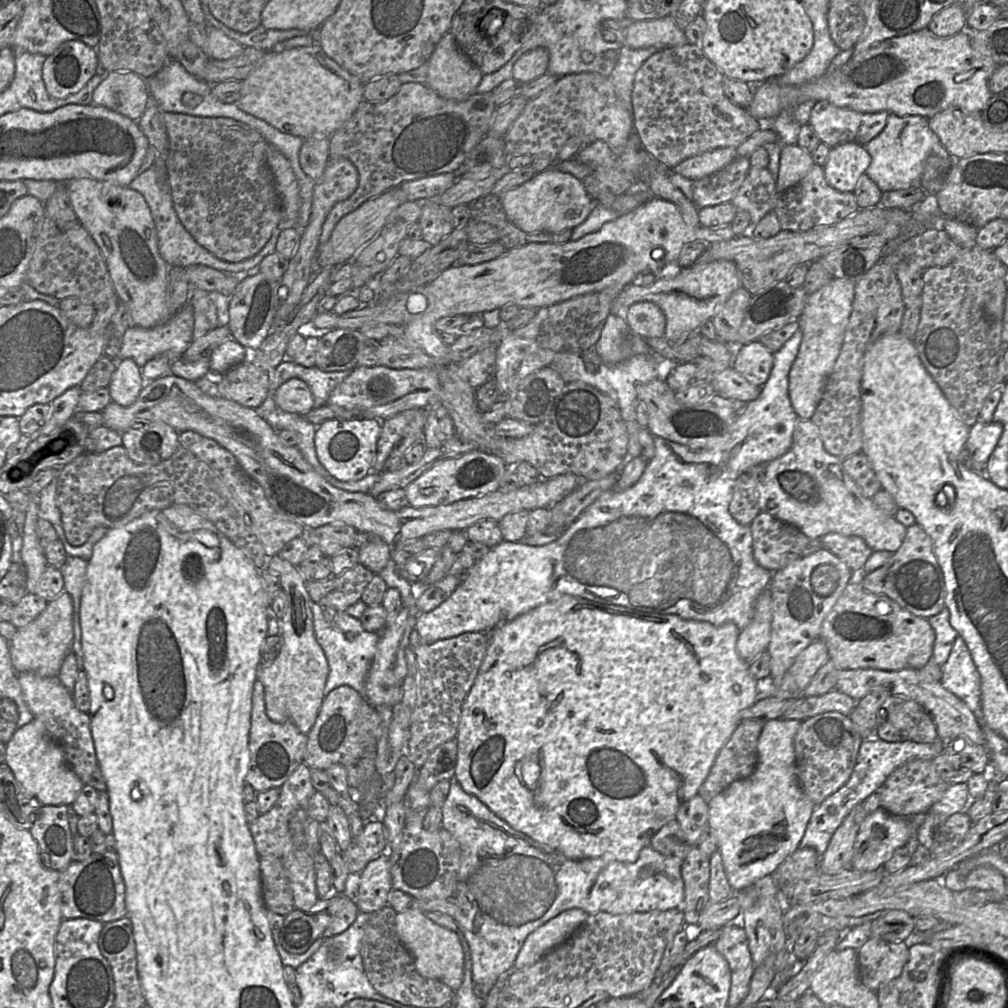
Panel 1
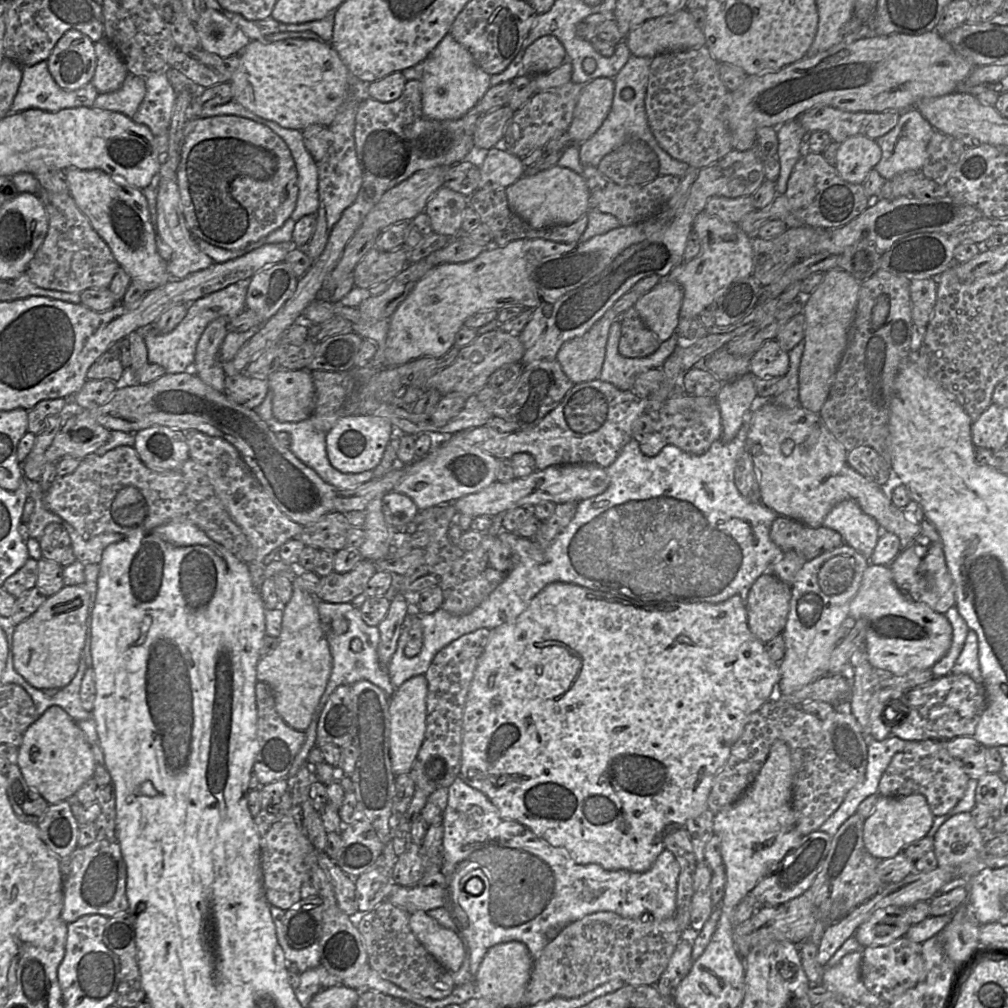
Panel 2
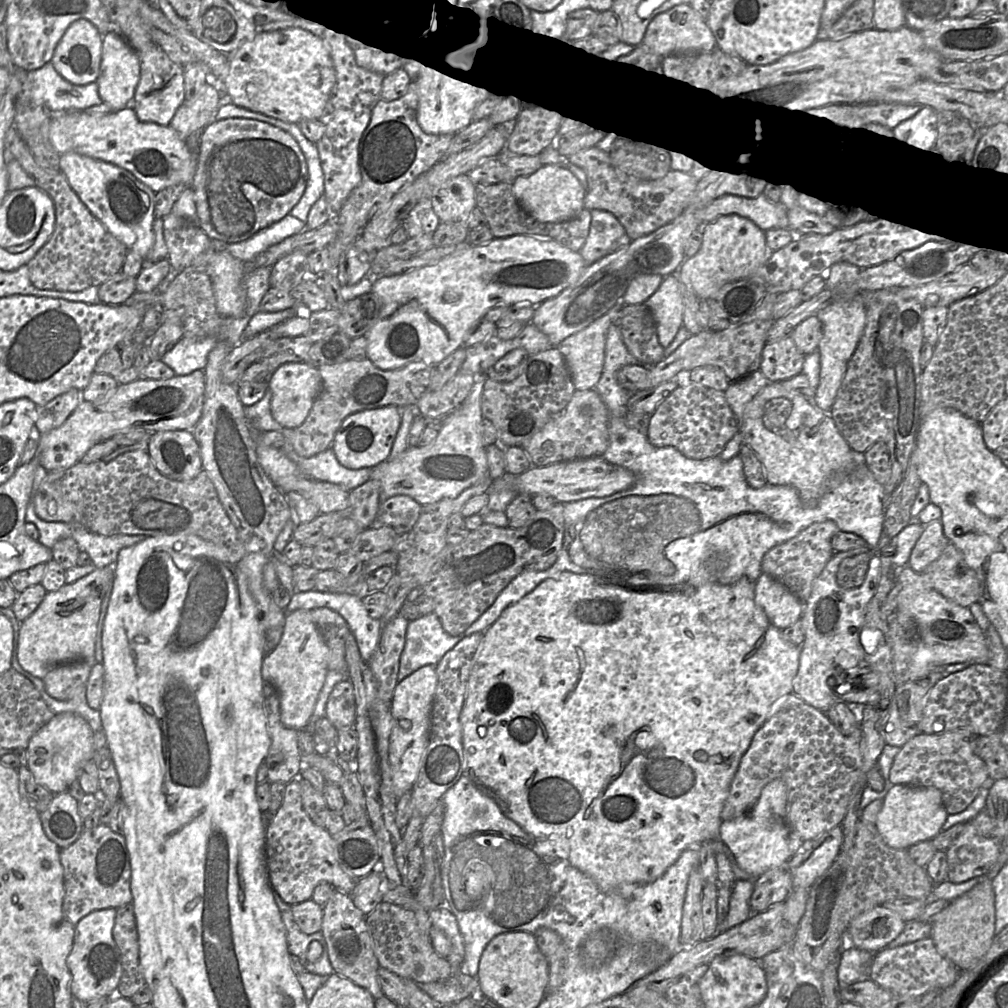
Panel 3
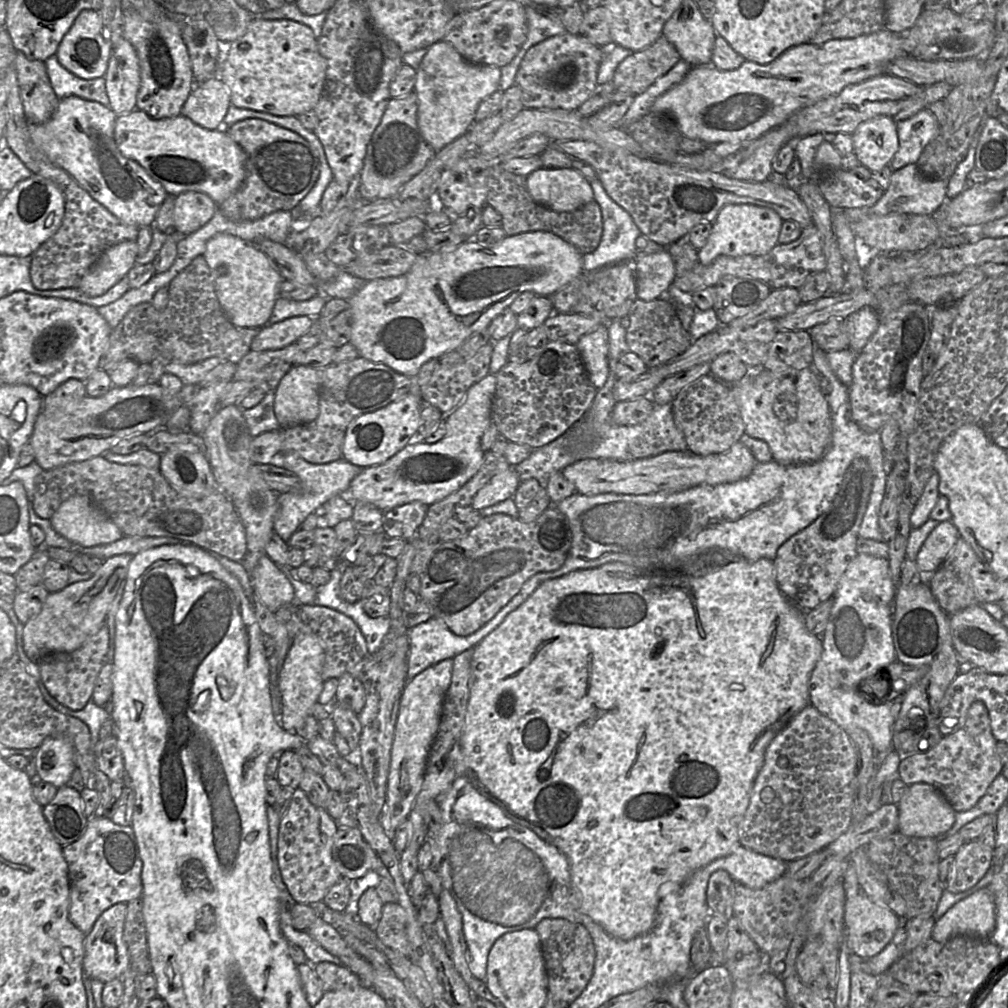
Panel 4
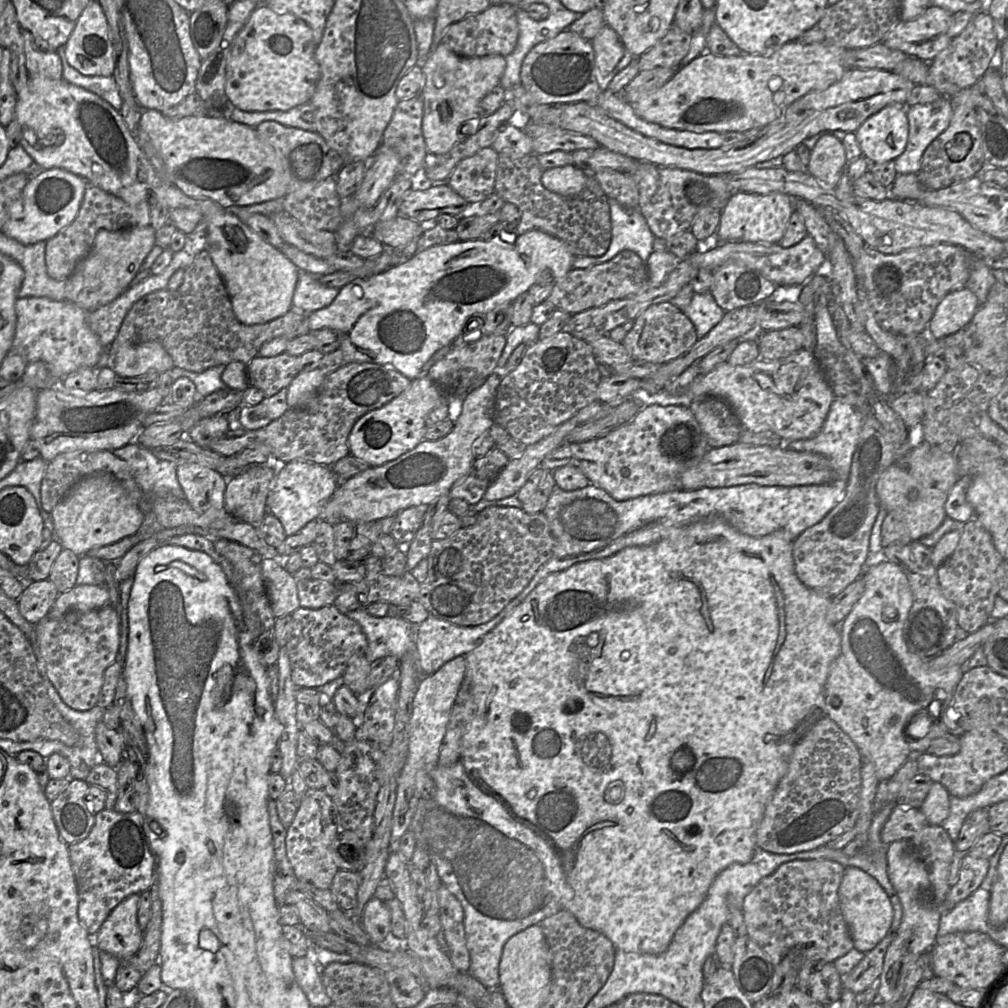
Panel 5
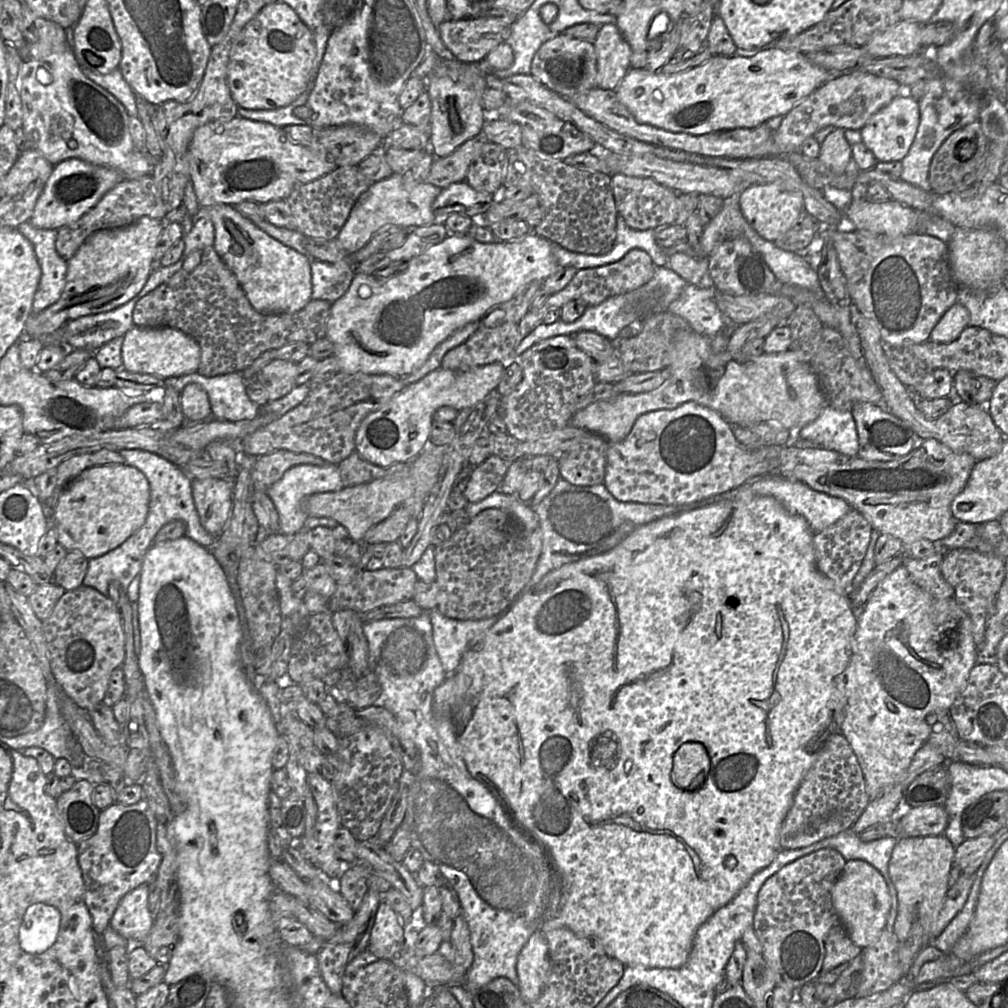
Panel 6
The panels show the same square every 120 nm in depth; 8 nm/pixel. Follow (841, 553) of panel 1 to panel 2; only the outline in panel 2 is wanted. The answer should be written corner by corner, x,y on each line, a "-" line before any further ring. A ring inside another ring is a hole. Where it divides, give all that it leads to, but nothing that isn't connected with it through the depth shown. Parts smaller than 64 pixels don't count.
854,500
838,503
825,517
822,526
838,532
844,544
852,547
868,560
878,543
881,528

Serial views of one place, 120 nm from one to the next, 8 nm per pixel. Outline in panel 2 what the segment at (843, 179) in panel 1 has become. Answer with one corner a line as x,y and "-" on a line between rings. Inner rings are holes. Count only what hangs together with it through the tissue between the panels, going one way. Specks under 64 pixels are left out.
855,135
838,144
835,167
840,176
853,184
864,184
882,156
876,140

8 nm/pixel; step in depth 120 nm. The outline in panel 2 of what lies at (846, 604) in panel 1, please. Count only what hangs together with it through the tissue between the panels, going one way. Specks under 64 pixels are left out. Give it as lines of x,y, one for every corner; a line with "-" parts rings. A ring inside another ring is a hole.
889,565
867,567
860,588
850,602
849,617
866,621
864,648
877,671
904,675
914,670
931,670
951,646
952,627
945,615
904,594
894,582

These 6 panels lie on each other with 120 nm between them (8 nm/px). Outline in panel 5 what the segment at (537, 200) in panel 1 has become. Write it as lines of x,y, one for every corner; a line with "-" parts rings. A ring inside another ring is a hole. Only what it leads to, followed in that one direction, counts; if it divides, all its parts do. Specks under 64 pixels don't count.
566,165
544,170
541,182
551,192
563,197
574,197
586,186
588,174
583,170

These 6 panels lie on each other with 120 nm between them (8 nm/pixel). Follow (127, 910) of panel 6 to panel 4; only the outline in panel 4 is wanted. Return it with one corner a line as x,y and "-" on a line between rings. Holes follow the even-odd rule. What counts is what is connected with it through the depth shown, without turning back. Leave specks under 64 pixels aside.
117,903
106,909
96,920
93,928
84,936
84,975
90,979
95,978
103,983
116,978
122,978
129,968
129,954
123,939
123,928
127,903

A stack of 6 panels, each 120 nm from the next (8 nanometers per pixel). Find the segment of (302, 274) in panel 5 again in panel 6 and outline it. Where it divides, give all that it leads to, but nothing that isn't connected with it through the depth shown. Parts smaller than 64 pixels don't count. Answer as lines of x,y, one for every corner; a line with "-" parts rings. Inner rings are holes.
349,259
336,263
311,260
312,299
324,299
331,303
342,297
355,276
355,265

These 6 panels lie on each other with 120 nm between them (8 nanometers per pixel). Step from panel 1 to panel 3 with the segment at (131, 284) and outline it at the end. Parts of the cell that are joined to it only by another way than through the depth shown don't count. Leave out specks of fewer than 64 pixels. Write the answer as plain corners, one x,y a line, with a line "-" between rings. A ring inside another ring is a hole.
67,152
60,155
59,162
60,170
65,175
69,185
92,215
115,238
123,243
129,251
138,253
146,261
146,256
154,241
153,222
155,220
156,193
129,171
102,160
80,155
75,152

